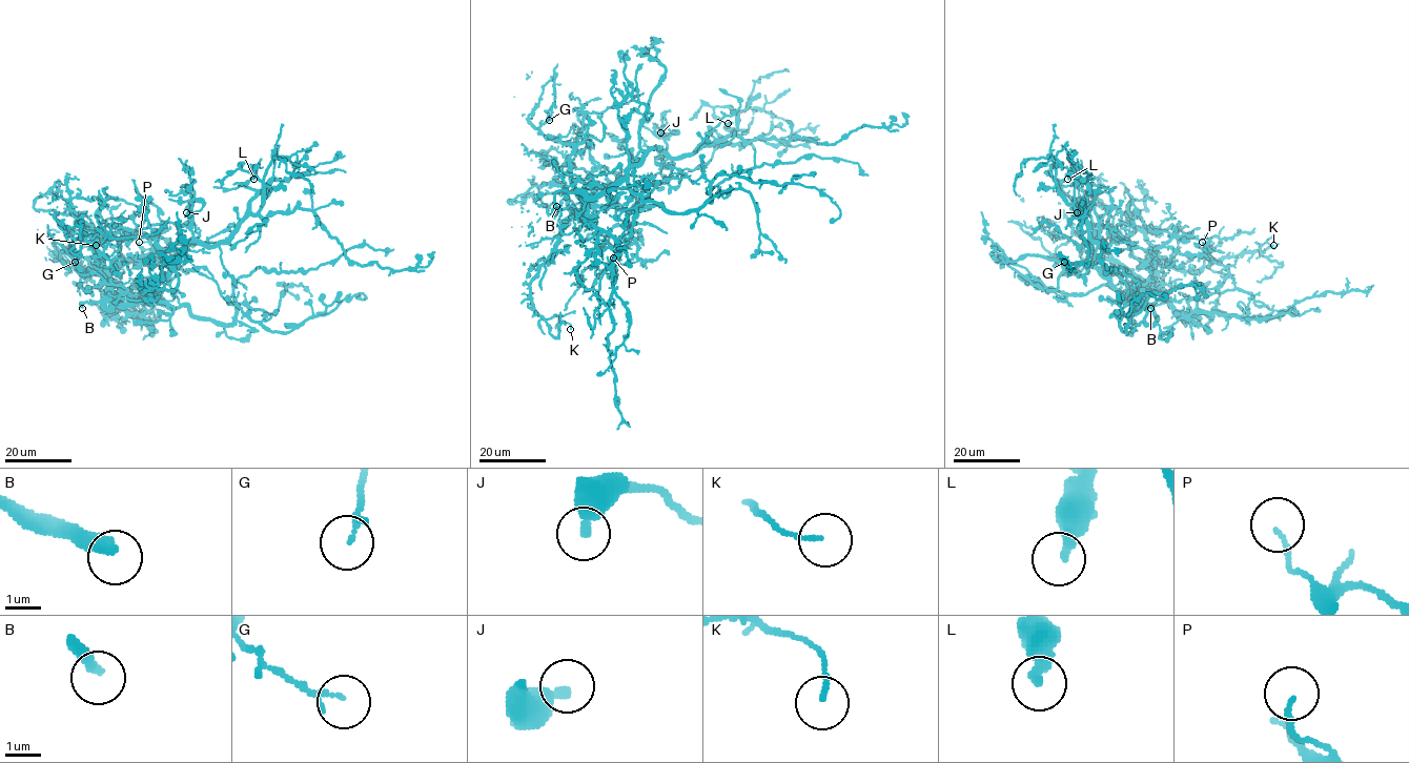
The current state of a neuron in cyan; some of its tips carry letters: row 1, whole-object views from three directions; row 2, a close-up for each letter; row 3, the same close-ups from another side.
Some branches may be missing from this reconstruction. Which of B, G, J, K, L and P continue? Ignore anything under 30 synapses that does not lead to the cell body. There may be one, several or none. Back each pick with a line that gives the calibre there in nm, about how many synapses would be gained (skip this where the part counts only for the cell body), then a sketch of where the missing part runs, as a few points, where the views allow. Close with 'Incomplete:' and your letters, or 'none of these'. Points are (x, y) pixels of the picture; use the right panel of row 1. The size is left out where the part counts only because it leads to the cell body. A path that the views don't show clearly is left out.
B: 360 nm thick; missing branch runs (1150, 308), (1160, 307), (1169, 298), (1178, 298), (1197, 288), (1218, 265), (1231, 231), (1232, 182)
Incomplete: B

